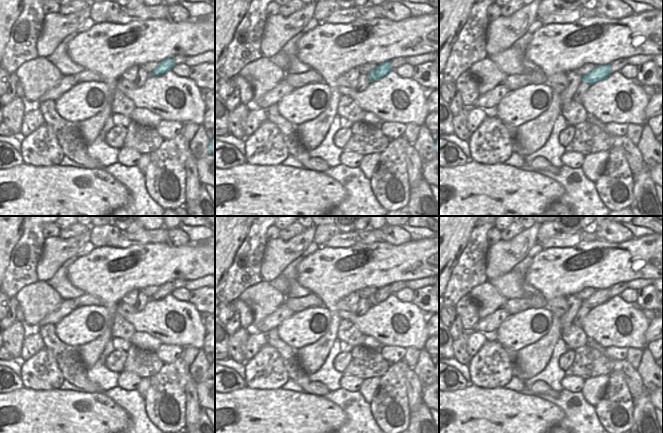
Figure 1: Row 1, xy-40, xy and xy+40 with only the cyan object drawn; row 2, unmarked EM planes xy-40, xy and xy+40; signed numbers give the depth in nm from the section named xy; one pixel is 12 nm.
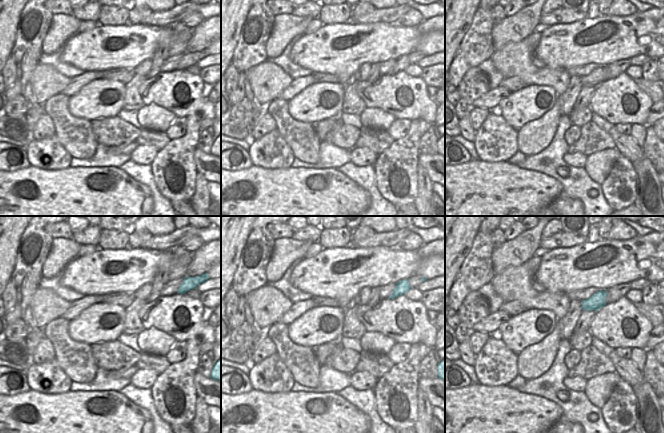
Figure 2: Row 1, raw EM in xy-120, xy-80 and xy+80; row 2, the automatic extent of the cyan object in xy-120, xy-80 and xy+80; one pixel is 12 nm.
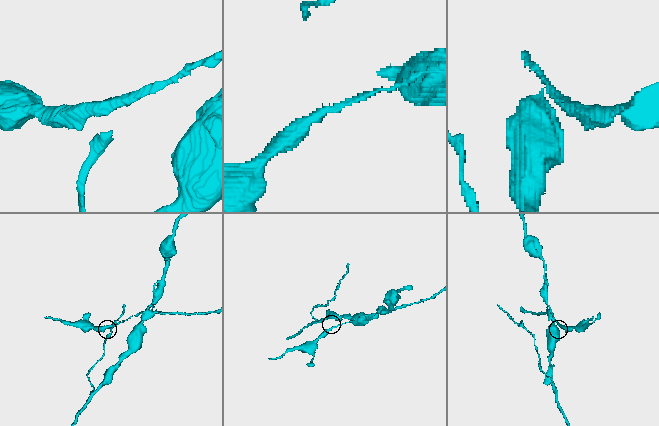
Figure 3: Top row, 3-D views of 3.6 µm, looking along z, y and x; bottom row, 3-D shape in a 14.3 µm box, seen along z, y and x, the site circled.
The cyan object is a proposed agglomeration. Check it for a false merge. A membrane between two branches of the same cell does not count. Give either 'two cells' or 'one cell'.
two cells

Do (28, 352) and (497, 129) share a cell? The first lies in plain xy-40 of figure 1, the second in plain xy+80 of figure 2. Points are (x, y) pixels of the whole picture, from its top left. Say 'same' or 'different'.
different

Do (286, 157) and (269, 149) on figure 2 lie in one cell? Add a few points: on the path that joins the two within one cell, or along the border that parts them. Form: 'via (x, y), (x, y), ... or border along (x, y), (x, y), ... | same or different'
via (282, 157), (273, 152) | same

